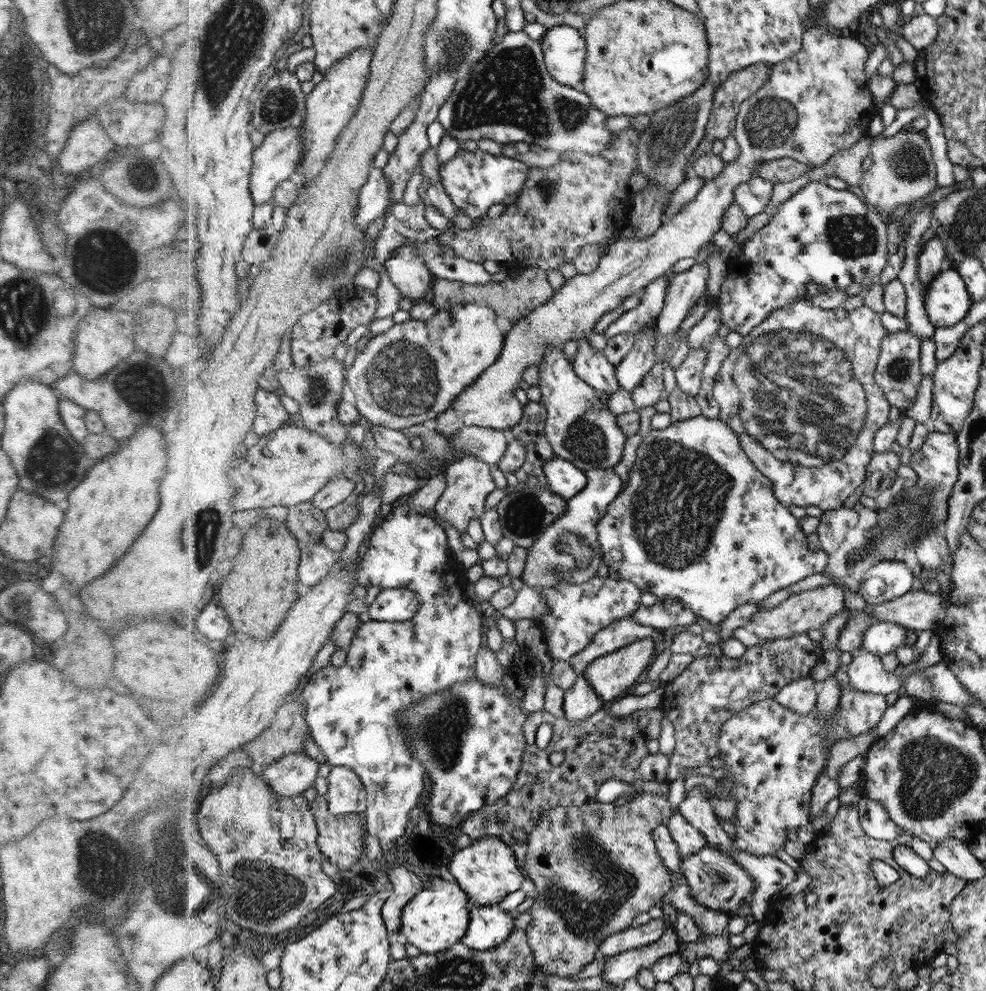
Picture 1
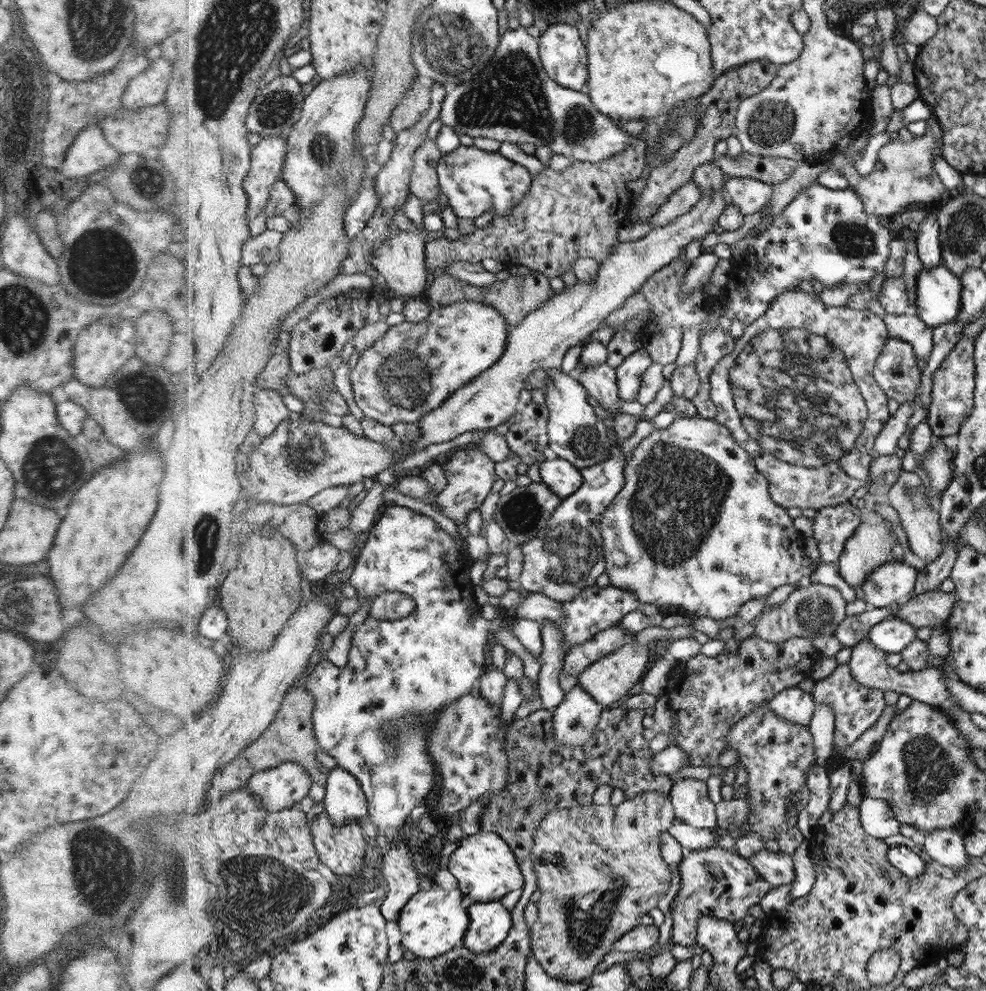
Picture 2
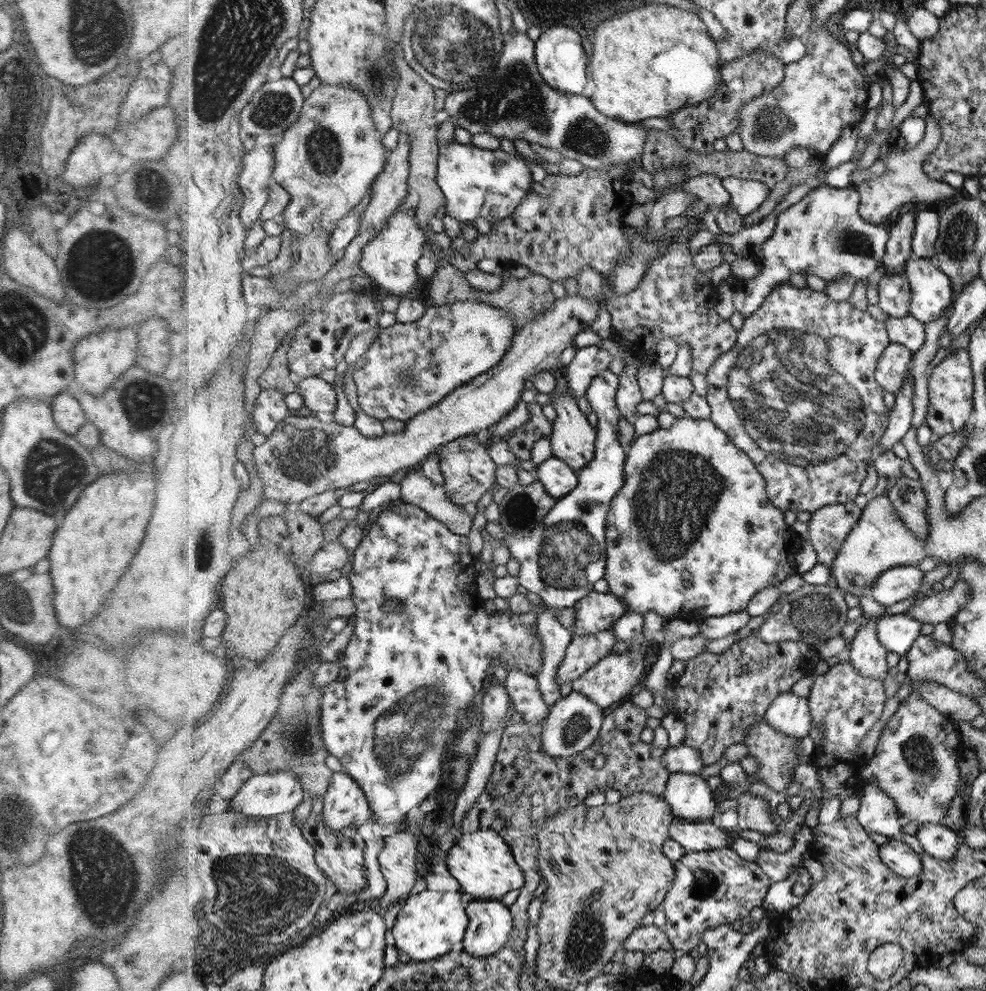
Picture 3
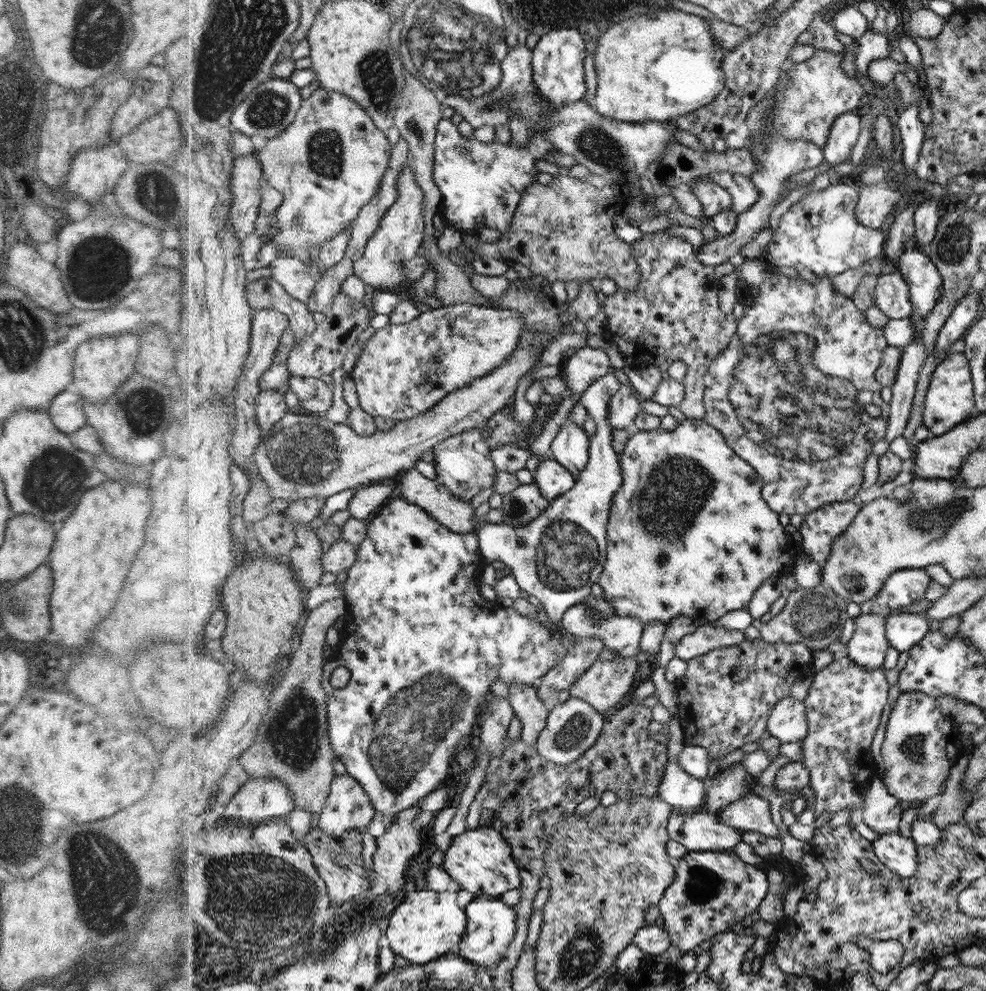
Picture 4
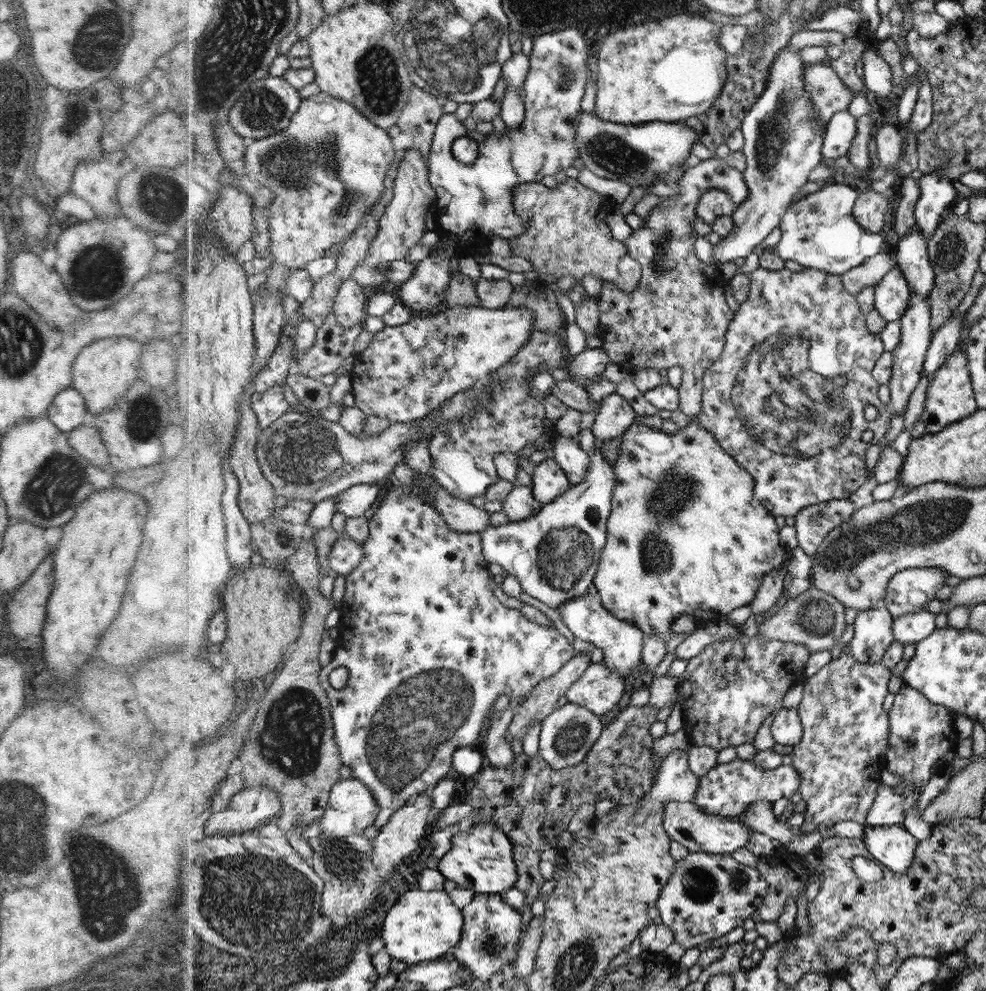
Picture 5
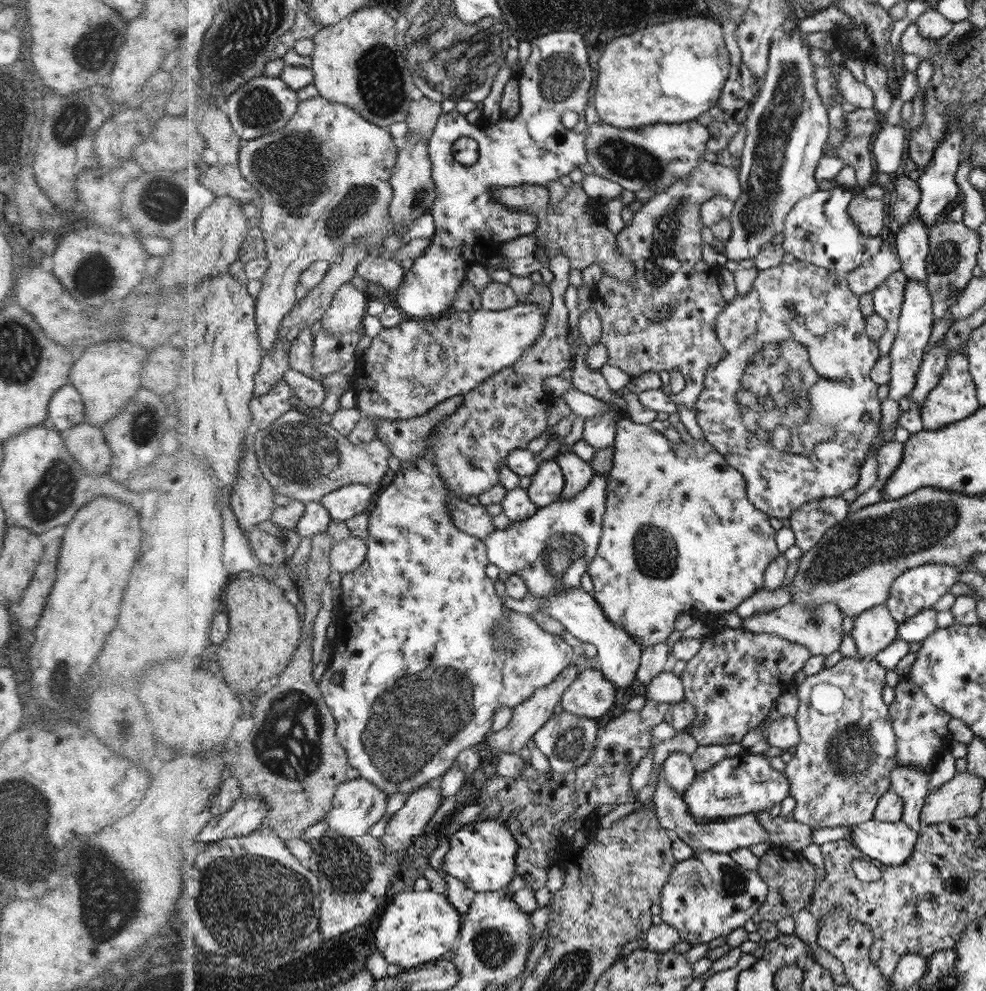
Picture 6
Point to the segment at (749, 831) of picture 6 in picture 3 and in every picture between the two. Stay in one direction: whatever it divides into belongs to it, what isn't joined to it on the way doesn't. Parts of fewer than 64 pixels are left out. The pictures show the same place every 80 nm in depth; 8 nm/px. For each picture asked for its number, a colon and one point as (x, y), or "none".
3: (693, 836)
4: (697, 832)
5: (699, 832)

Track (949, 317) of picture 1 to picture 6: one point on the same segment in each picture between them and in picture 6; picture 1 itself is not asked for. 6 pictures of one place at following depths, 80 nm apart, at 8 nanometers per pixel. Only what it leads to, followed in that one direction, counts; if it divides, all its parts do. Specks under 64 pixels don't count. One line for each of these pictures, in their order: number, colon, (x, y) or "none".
2: (938, 299)
3: (932, 293)
4: (925, 284)
5: (912, 258)
6: (912, 240)

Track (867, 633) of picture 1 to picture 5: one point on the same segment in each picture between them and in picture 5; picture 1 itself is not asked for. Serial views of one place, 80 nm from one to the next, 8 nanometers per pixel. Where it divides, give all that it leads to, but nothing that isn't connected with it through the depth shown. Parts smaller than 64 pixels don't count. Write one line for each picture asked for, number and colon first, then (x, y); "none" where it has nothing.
2: (893, 635)
3: (897, 633)
4: (903, 631)
5: (912, 628)

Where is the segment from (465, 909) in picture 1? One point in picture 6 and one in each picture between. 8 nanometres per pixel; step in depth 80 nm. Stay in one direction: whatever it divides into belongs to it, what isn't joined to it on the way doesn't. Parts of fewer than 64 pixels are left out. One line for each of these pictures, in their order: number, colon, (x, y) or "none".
2: (434, 922)
3: (433, 923)
4: (428, 925)
5: (424, 926)
6: (417, 928)

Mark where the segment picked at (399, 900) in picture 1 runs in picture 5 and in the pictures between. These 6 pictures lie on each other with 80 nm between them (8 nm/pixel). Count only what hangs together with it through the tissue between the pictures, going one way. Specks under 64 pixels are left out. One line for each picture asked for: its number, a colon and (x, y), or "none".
2: (398, 867)
3: (398, 860)
4: (401, 841)
5: (401, 836)

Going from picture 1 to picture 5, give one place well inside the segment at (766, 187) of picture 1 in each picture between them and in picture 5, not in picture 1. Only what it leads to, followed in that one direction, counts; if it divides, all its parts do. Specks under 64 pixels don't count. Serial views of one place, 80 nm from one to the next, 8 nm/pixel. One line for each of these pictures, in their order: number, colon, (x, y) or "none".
2: (750, 195)
3: (746, 196)
4: (744, 194)
5: (677, 316)

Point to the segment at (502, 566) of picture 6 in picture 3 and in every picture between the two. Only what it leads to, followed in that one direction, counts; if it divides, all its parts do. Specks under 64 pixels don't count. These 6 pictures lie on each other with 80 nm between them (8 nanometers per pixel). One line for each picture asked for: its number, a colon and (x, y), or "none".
3: (562, 557)
4: (557, 557)
5: (555, 554)

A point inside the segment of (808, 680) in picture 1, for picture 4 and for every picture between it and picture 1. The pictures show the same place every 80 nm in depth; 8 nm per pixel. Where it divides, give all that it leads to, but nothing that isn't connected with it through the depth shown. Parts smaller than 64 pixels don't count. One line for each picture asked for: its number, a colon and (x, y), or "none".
2: (794, 705)
3: (789, 713)
4: (787, 721)

